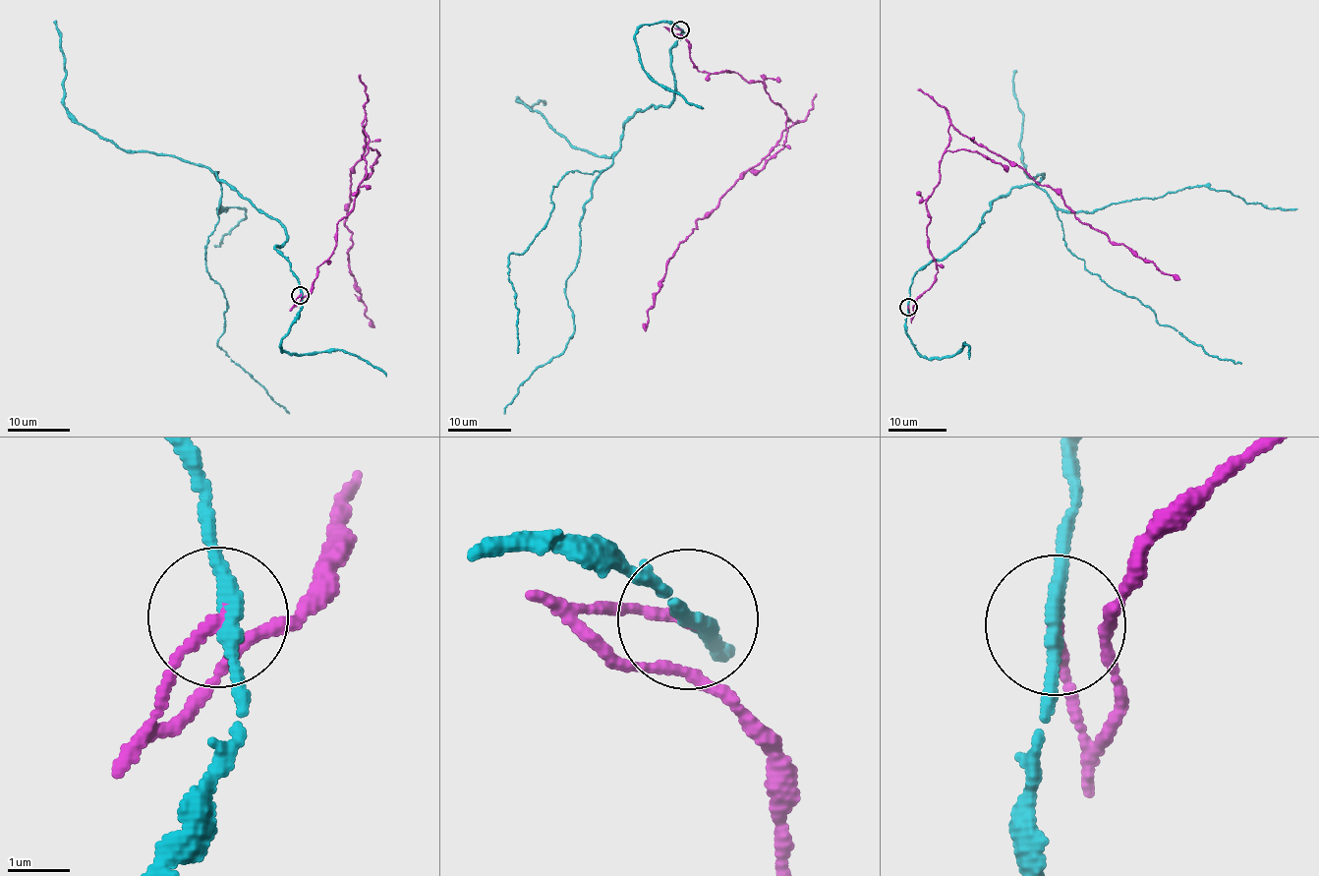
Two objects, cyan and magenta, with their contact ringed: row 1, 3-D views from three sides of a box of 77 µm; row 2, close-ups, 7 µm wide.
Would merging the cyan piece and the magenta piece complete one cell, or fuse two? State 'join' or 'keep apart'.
keep apart

